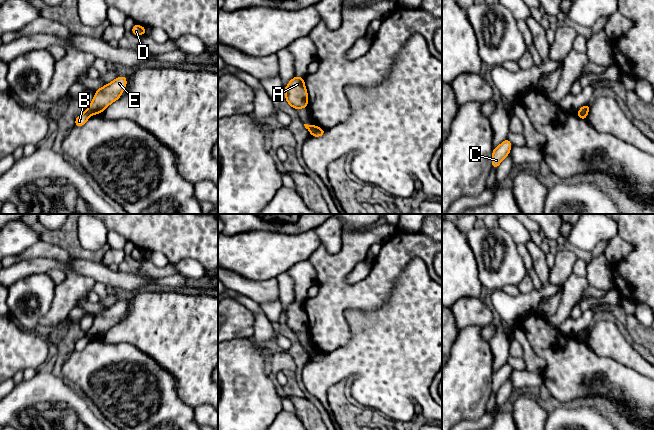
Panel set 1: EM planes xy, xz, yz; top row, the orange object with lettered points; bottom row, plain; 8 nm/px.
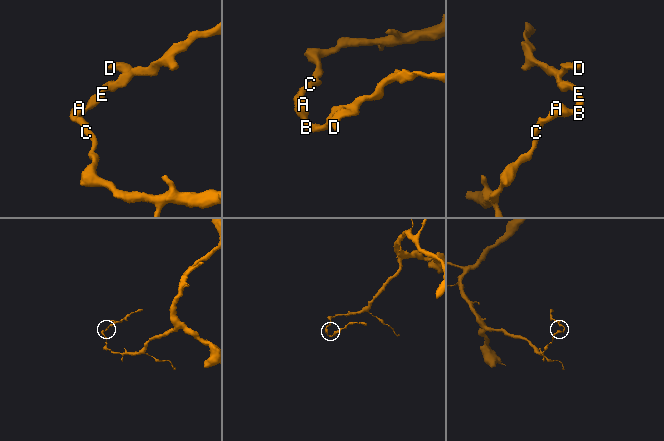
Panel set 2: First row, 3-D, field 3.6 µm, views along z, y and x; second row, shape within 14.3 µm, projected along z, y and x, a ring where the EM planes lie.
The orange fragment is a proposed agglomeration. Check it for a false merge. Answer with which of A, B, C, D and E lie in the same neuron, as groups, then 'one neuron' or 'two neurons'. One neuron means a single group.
A B C / D E; two neurons

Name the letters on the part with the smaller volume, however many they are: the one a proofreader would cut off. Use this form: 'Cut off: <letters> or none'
Cut off: D, E

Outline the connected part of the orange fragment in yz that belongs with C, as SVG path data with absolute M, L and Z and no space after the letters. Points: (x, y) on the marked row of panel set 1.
M507 138L496 148L493 149L491 160L492 168L497 169L500 163L509 155L511 148L512 143Z

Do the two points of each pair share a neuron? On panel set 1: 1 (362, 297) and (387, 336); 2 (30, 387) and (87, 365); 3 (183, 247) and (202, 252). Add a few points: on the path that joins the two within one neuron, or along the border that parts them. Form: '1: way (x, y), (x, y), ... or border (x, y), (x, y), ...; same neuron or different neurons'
1: border (389, 296), (385, 302), (374, 310), (348, 310); different neurons
2: border (64, 378), (81, 394); different neurons
3: way (188, 247), (192, 247), (197, 251); same neuron

